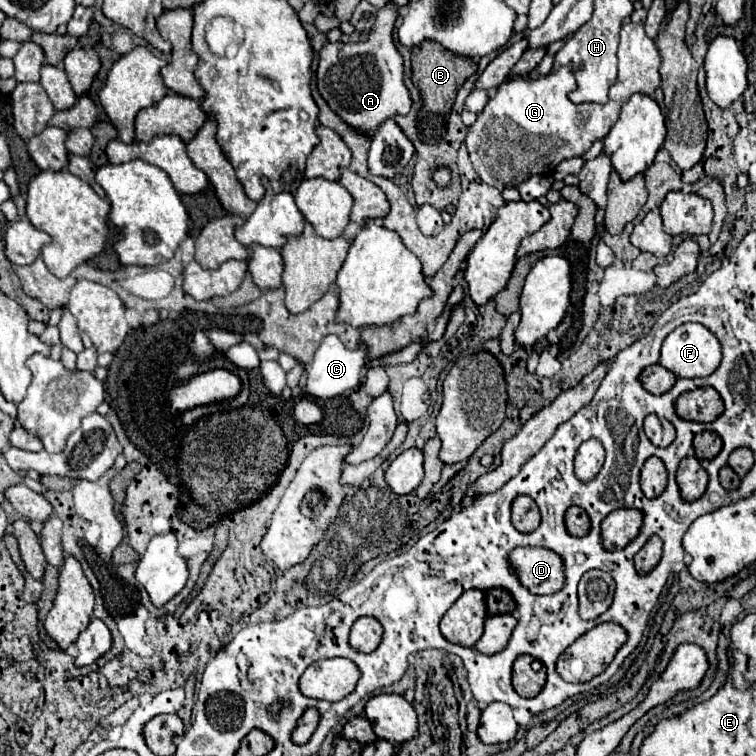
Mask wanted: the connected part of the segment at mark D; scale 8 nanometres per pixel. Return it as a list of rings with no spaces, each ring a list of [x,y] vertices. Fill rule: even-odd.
[[[515,548],[509,556],[519,580],[533,594],[553,594],[565,584],[565,562],[547,548]]]

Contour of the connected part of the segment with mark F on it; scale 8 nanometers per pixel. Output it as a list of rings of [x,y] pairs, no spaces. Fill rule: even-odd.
[[[687,322],[687,324],[681,324],[679,328],[675,328],[665,338],[663,348],[661,348],[661,360],[659,360],[661,366],[669,368],[679,378],[709,376],[717,370],[719,362],[721,362],[721,342],[717,340],[717,336],[713,336],[713,332],[709,332],[709,328],[705,328],[703,324],[697,324],[697,322]]]

